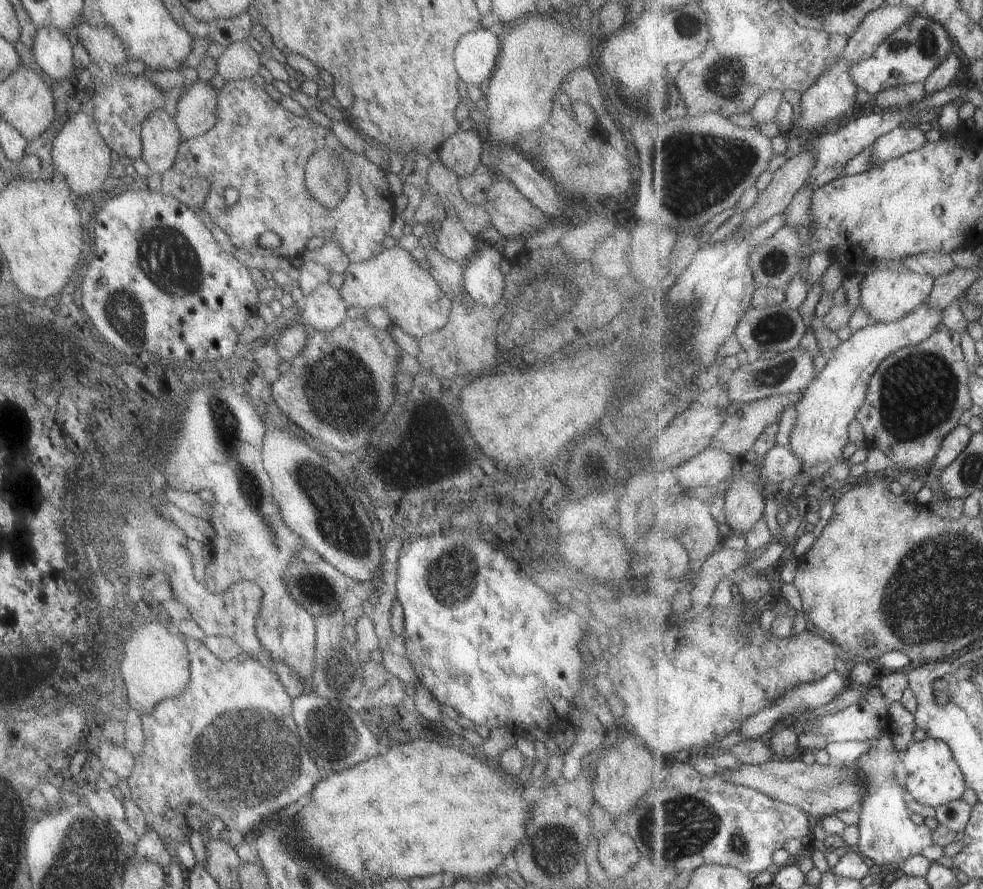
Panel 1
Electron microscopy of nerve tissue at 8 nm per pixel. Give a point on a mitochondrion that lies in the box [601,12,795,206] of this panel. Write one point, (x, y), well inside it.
(727, 80)

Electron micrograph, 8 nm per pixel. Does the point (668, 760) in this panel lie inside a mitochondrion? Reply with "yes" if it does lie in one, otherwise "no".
no

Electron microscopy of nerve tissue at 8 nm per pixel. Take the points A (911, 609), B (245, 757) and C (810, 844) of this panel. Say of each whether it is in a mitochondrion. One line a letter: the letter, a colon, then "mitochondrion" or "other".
A: mitochondrion
B: mitochondrion
C: other

